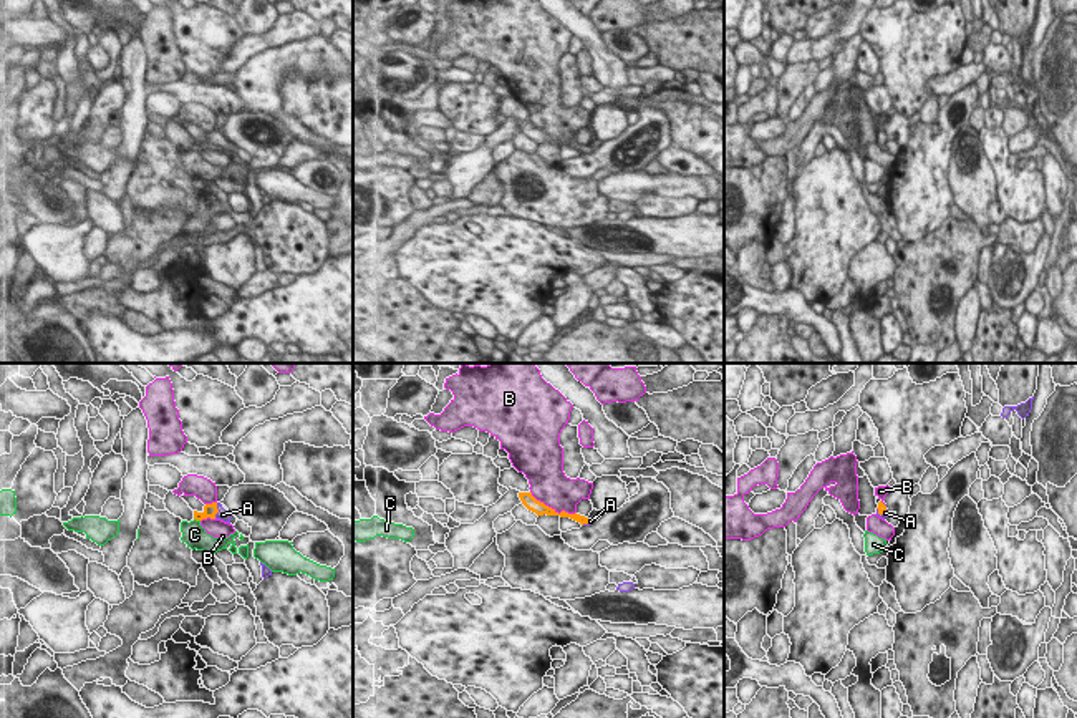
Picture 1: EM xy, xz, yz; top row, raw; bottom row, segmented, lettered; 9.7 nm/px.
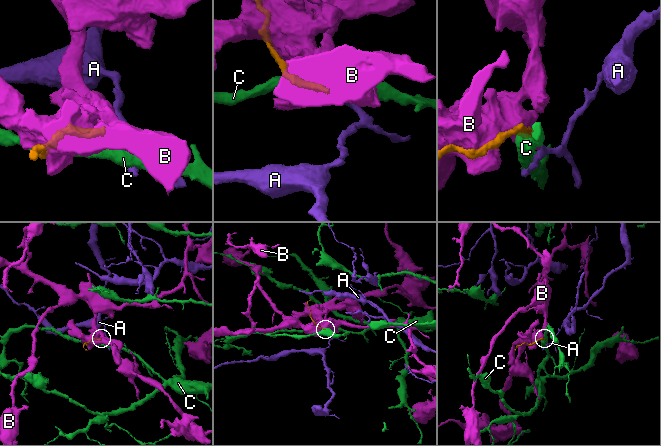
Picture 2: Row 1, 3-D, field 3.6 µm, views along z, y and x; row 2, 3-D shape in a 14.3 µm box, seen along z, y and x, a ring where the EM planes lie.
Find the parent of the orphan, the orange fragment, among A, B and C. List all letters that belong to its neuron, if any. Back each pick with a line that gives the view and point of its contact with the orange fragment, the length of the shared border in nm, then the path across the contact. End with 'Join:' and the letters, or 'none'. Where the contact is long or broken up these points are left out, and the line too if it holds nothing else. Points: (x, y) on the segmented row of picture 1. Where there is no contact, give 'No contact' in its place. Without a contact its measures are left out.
A: Touches orange at xy (217, 511). Shared border 160 nm. Path across: xy (209, 509), (217, 511), (222, 514)
Join: A

